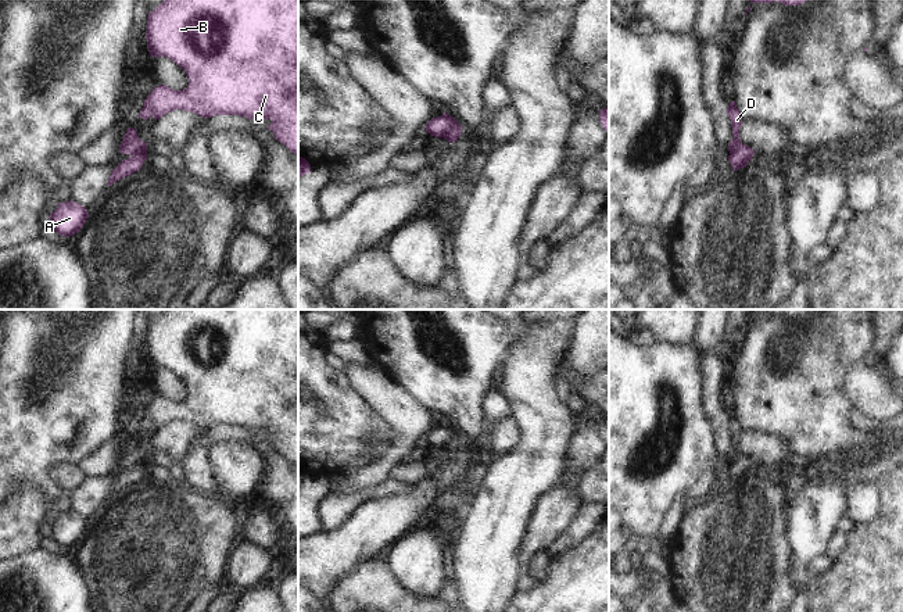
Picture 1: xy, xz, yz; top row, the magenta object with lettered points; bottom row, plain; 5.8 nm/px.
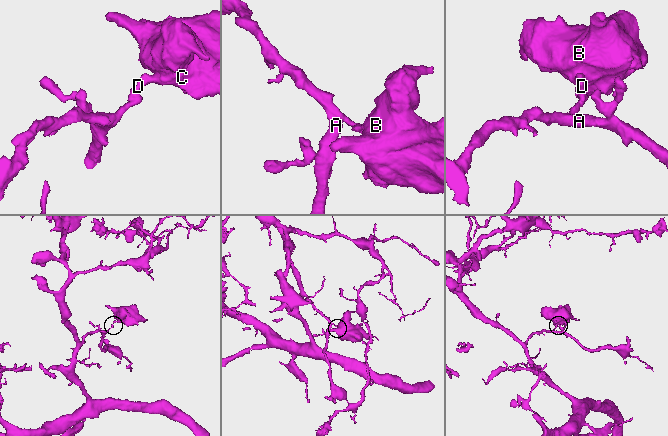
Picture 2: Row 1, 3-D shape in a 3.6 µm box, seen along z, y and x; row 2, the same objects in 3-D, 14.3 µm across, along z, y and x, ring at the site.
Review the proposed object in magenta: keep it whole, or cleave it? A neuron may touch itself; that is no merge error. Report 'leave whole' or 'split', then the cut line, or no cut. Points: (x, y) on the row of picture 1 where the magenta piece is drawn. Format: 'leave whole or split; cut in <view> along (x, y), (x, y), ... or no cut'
split; cut in xz along (455, 120), (441, 136)

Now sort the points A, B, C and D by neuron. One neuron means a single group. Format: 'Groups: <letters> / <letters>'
Groups: A / B C D

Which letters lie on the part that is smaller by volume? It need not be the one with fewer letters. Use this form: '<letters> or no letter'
B, C, D

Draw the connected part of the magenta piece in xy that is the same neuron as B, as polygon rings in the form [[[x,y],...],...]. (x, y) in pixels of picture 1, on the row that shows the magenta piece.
[[[164,0],[147,17],[147,47],[151,57],[168,57],[184,69],[189,86],[173,90],[165,85],[154,87],[143,103],[140,118],[154,119],[184,110],[211,118],[240,115],[258,122],[272,119],[268,126],[275,139],[298,155],[298,0]]]

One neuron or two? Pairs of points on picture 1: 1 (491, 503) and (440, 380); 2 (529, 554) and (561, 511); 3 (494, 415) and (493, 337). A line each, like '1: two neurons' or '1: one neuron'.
1: two neurons
2: one neuron
3: two neurons

